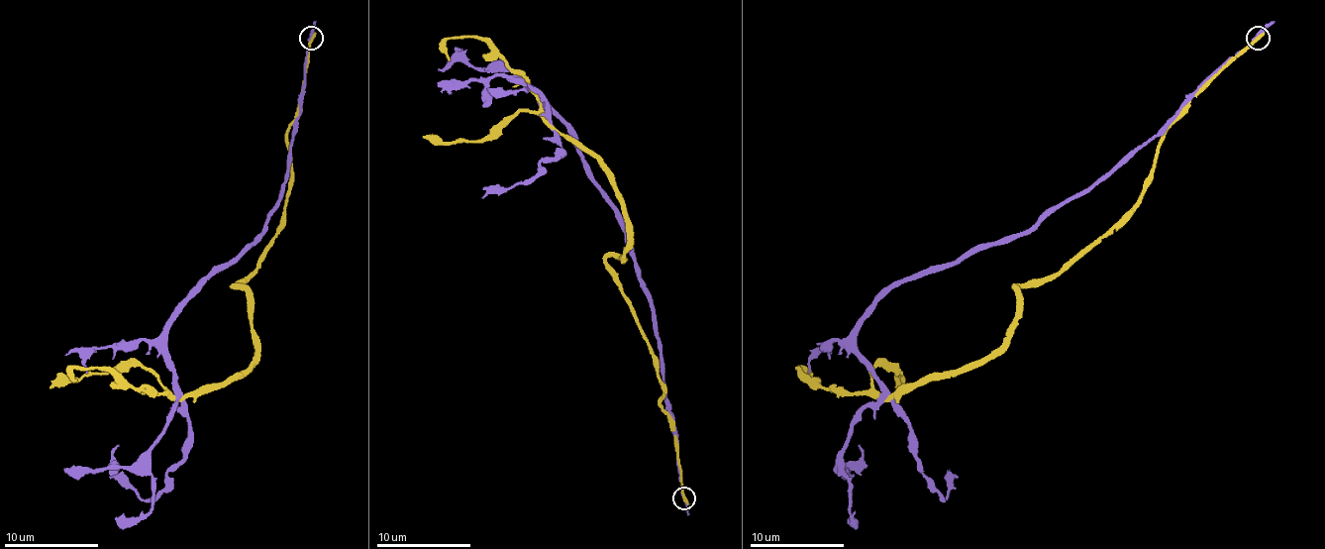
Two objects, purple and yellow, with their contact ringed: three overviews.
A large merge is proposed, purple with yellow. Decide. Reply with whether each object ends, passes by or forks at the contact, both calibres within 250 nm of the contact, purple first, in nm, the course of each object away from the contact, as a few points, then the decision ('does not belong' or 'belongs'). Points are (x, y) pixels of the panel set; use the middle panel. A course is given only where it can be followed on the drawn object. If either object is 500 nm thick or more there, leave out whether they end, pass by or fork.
purple ends; yellow ends; calibres 240 and 320 nm; course purple (684, 496), (656, 319), (623, 217), (592, 176), (578, 137), (540, 96), (561, 149), (524, 184), (481, 198); course yellow (684, 498), (659, 364), (606, 260), (625, 253), (613, 176), (552, 127), (483, 40), (448, 38), (448, 60); does not belong

